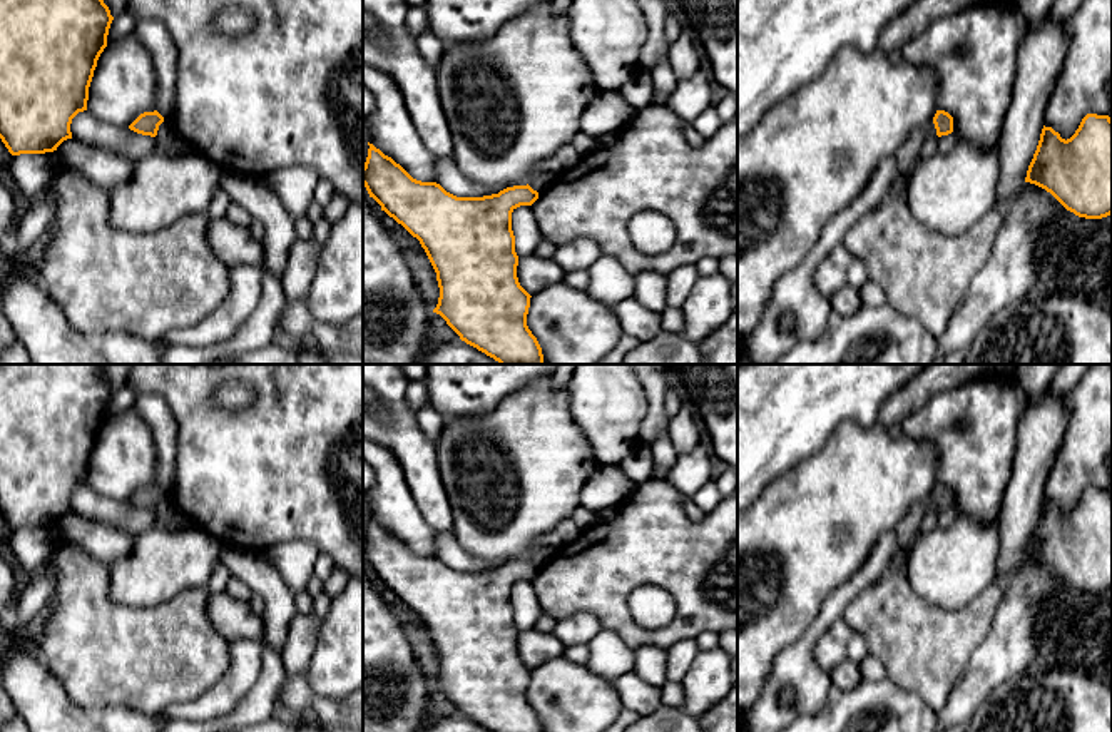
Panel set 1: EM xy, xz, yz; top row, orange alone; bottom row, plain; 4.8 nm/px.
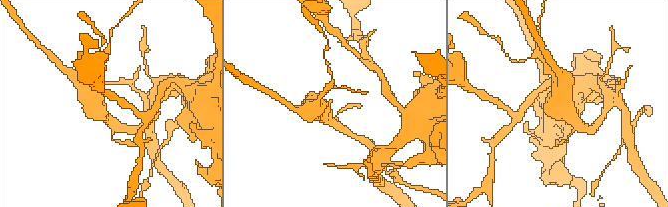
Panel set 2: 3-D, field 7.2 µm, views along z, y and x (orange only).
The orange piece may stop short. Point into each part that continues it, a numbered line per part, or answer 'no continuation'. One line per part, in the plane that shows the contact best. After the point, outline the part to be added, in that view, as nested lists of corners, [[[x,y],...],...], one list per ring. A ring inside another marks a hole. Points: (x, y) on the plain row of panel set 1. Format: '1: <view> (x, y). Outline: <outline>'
no continuation

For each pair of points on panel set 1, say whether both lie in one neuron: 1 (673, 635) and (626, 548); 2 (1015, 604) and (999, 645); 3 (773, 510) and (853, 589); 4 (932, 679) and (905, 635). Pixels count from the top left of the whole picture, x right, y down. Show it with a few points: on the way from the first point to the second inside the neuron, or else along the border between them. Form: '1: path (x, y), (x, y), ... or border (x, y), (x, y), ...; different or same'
1: path (683, 610), (683, 592), (651, 560); same
2: path (1015, 614), (1014, 630), (1009, 635); same
3: border (872, 550), (863, 565), (820, 609); different
4: path (930, 669), (927, 657), (915, 645); same

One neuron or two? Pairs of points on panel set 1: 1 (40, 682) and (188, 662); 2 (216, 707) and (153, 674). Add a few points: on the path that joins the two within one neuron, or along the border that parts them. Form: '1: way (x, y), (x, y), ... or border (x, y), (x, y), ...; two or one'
1: border (32, 649), (67, 696), (82, 709); two
2: border (226, 670), (198, 696), (174, 702), (161, 712); two

